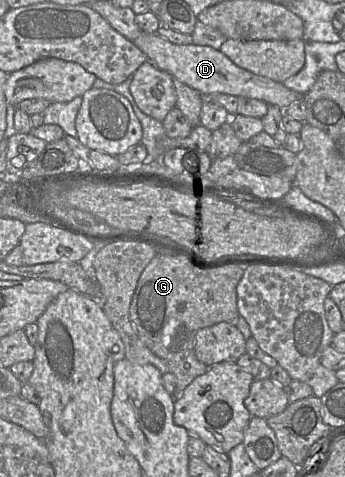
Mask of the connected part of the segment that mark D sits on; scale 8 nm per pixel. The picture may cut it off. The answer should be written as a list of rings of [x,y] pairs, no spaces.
[[[142,32],[133,43],[147,56],[149,62],[158,69],[169,73],[180,82],[191,87],[201,95],[222,93],[236,97],[246,97],[261,100],[268,105],[274,105],[285,110],[297,100],[303,100],[304,95],[288,89],[283,83],[256,75],[238,67],[221,51],[210,46],[195,44],[177,45],[157,33]]]

